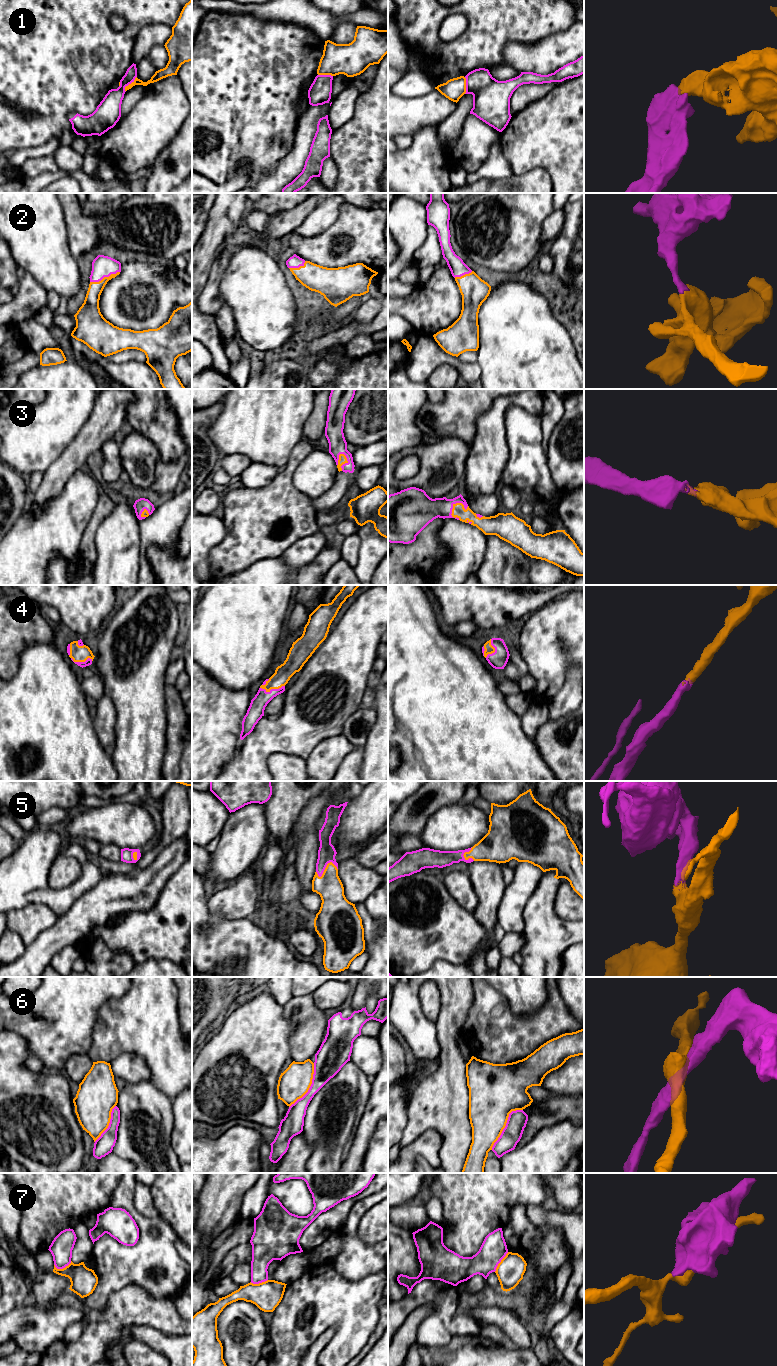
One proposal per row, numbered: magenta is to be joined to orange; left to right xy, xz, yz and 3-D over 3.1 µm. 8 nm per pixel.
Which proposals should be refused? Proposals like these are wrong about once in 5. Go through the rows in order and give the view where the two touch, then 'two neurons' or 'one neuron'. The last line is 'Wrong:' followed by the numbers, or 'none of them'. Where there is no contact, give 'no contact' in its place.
1: meets orange in xy; two neurons
2: meets orange in xy; one neuron
3: meets orange in yz; one neuron
4: meets orange in xz; one neuron
5: meets orange in xz; one neuron
6: meets orange in yz; two neurons
7: meets orange in yz; two neurons
Wrong: 1, 6, 7

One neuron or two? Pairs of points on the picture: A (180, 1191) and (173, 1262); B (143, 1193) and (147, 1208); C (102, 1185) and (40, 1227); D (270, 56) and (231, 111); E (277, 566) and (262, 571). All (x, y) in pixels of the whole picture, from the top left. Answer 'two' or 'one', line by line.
A: two
B: one
C: one
D: one
E: one

